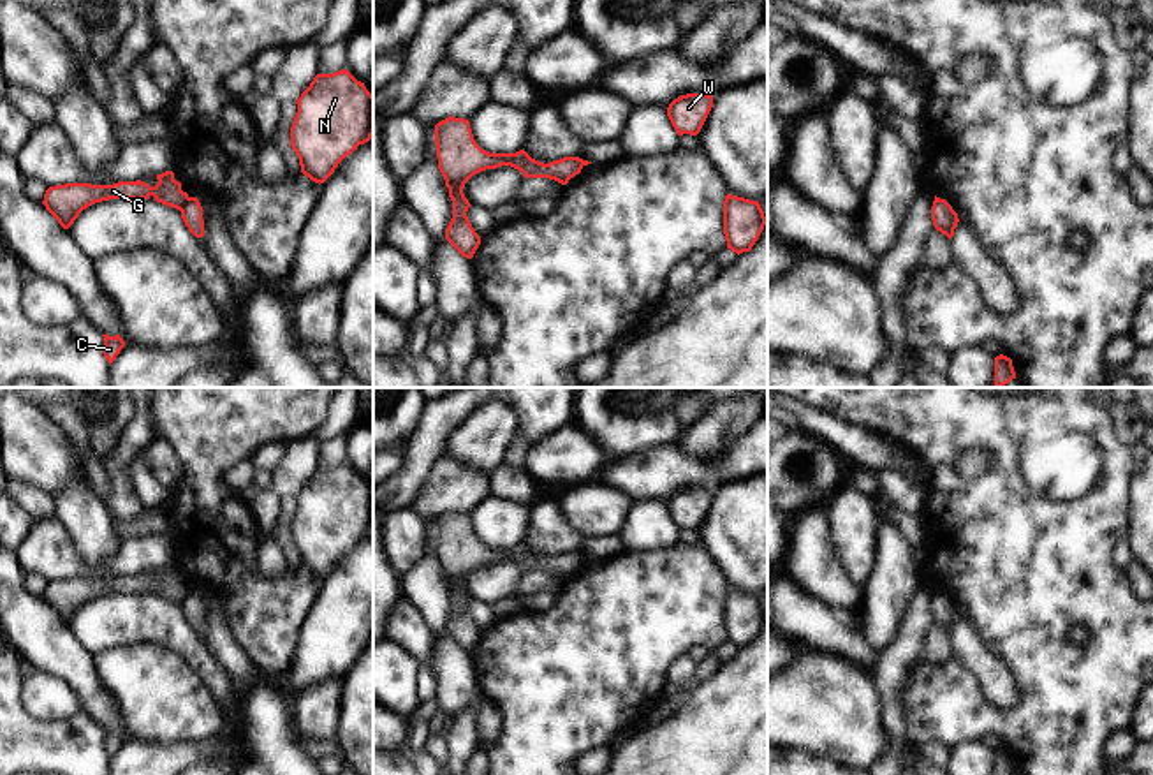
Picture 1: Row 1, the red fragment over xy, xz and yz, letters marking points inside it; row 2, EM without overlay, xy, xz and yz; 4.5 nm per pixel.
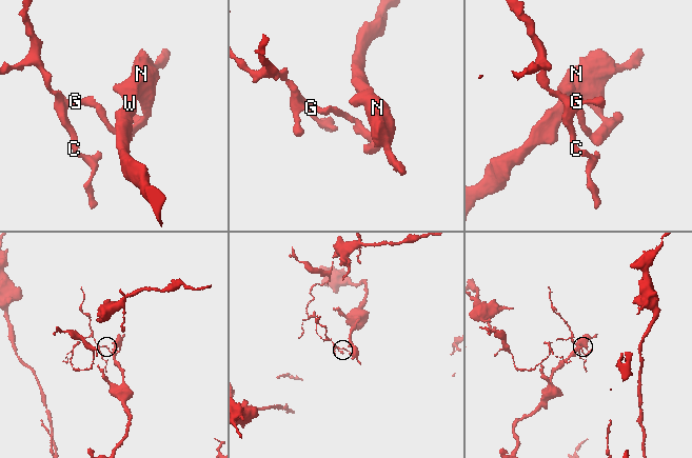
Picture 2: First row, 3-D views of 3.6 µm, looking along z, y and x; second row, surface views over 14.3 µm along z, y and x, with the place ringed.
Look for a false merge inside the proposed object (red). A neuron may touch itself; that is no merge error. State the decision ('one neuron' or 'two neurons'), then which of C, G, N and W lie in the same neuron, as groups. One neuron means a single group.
two neurons; groups C G / N W

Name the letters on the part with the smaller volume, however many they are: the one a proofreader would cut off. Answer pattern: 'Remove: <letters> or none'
Remove: C, G

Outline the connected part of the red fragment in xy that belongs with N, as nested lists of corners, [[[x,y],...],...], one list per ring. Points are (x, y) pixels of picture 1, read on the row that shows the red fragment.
[[[343,69],[333,74],[317,74],[296,104],[290,146],[299,159],[301,173],[320,185],[347,155],[373,137],[373,95],[364,83]]]

